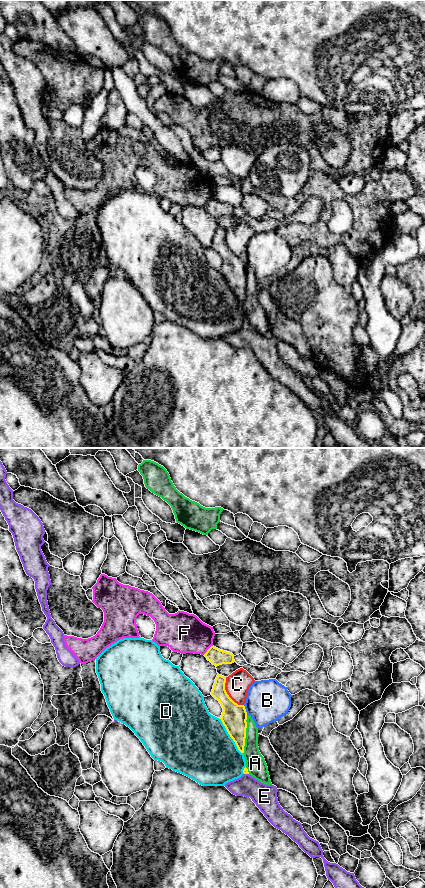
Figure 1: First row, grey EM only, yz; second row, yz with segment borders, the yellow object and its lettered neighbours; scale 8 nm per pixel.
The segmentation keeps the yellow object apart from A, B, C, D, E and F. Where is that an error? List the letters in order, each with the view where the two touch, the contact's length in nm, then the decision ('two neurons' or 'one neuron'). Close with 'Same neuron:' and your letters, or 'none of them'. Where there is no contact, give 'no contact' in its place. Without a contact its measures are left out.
A: meets yellow in yz; contact 320 nm long; two neurons
B: meets yellow in yz; contact 90 nm long; two neurons
C: meets yellow in yz; contact 280 nm long; two neurons
D: meets yellow in yz; contact 340 nm long; two neurons
E: meets yellow in yz; contact 40 nm long; two neurons
F: meets yellow in yz; contact 110 nm long; two neurons
Same neuron: none of them

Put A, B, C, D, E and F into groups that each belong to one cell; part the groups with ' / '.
A / B / C / D / E / F

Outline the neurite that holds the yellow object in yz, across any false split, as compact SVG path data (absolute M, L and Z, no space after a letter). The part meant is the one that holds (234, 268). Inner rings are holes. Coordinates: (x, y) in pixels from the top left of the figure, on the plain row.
M217 227L211 247L219 253L223 260L220 269L228 286L235 294L238 302L244 305L247 264L244 257L238 257L227 246L225 242L226 229Z

